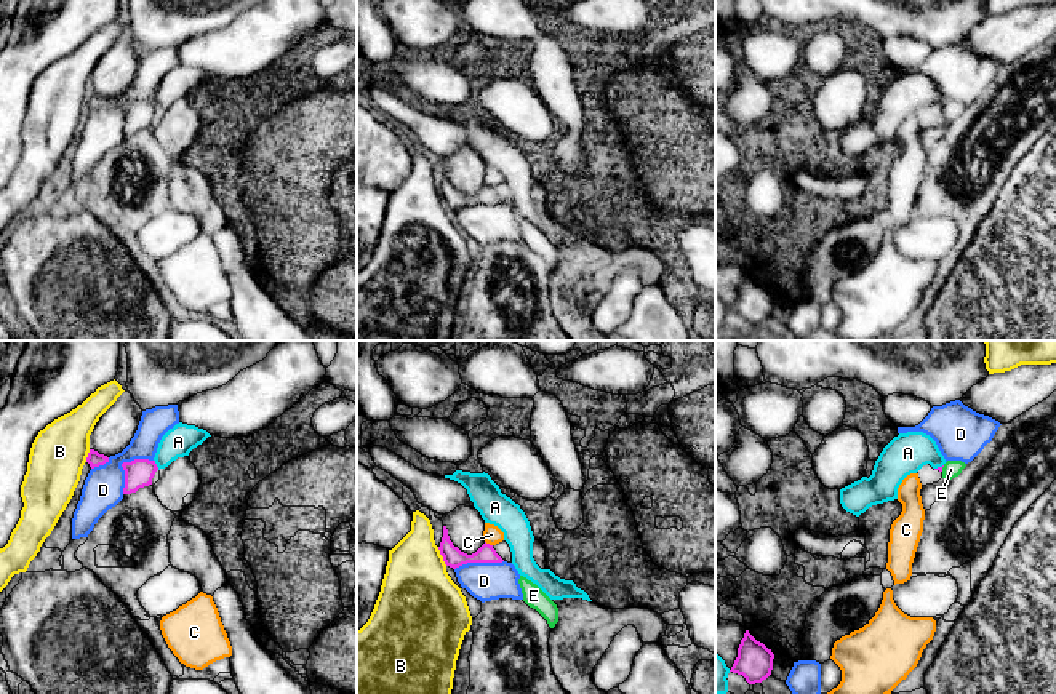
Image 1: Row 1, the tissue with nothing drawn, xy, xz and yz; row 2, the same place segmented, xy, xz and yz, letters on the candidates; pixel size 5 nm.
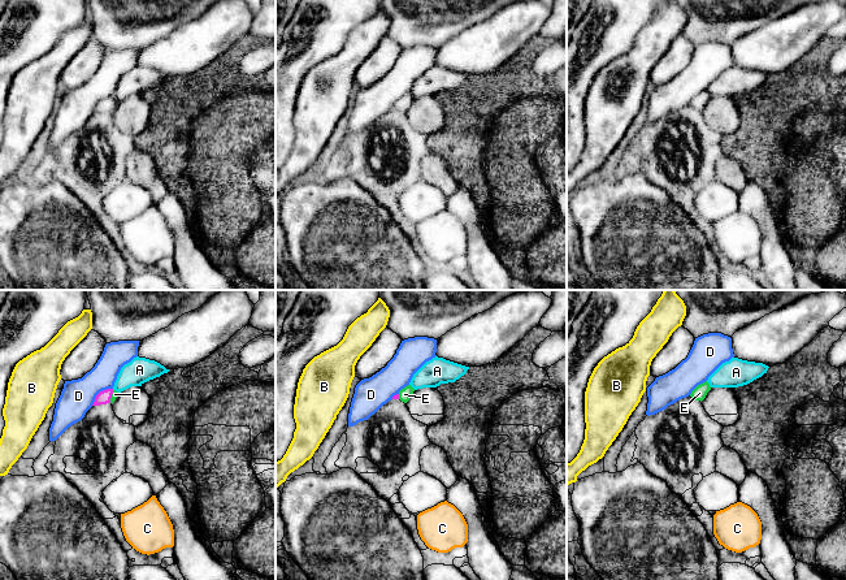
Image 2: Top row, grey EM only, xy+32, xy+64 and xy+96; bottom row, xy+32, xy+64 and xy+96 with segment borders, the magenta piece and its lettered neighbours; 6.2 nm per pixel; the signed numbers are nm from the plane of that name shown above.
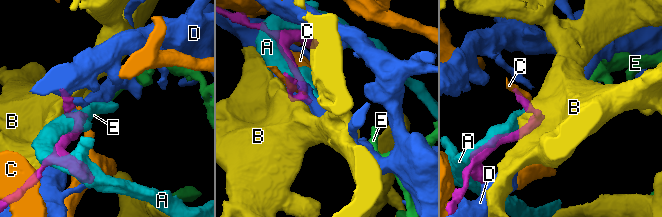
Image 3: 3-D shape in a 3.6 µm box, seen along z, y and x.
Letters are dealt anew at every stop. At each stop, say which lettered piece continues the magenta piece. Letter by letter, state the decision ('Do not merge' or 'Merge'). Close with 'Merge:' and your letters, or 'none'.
A: Do not merge
B: Do not merge
C: Do not merge
D: Do not merge
E: Merge
Merge: E

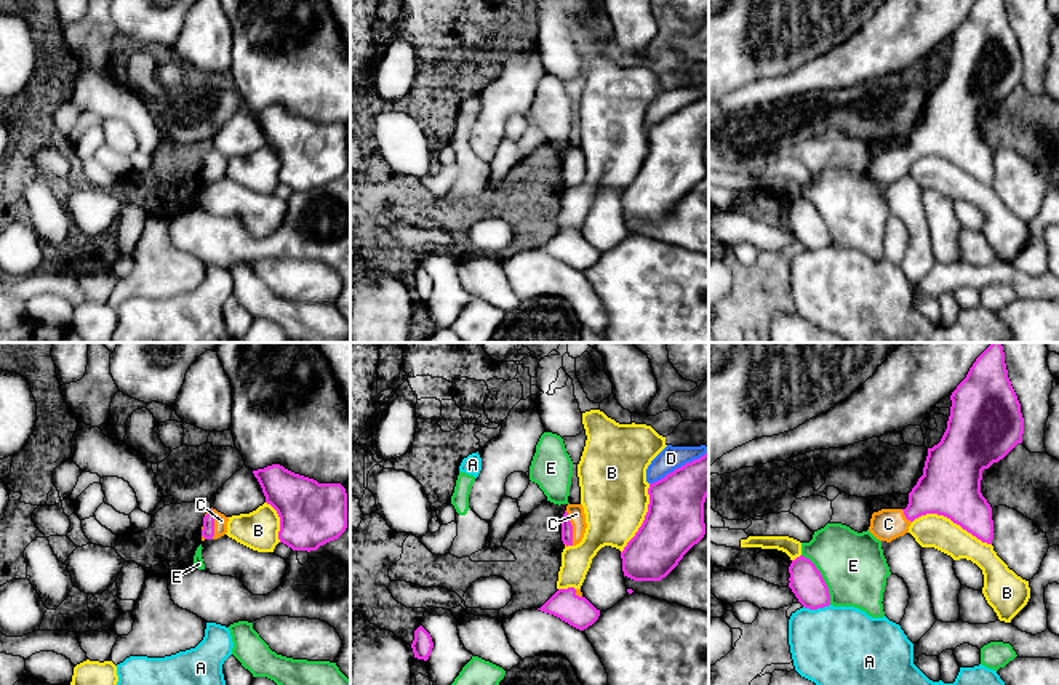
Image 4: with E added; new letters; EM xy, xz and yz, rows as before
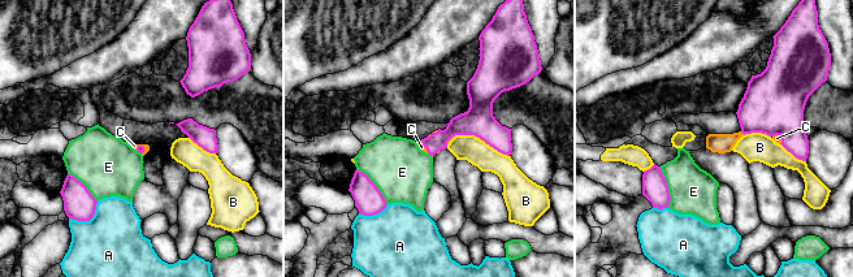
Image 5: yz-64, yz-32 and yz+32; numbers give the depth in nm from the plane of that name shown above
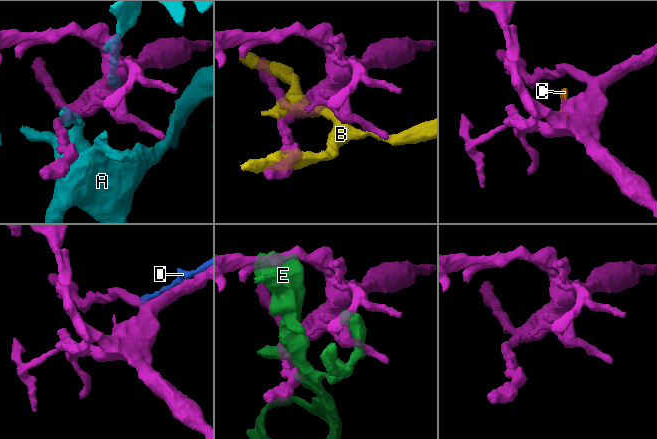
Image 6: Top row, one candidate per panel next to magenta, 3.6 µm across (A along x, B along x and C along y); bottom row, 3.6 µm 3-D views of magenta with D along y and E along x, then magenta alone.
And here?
A: Do not merge
B: Do not merge
C: Merge
D: Do not merge
E: Do not merge
Merge: C

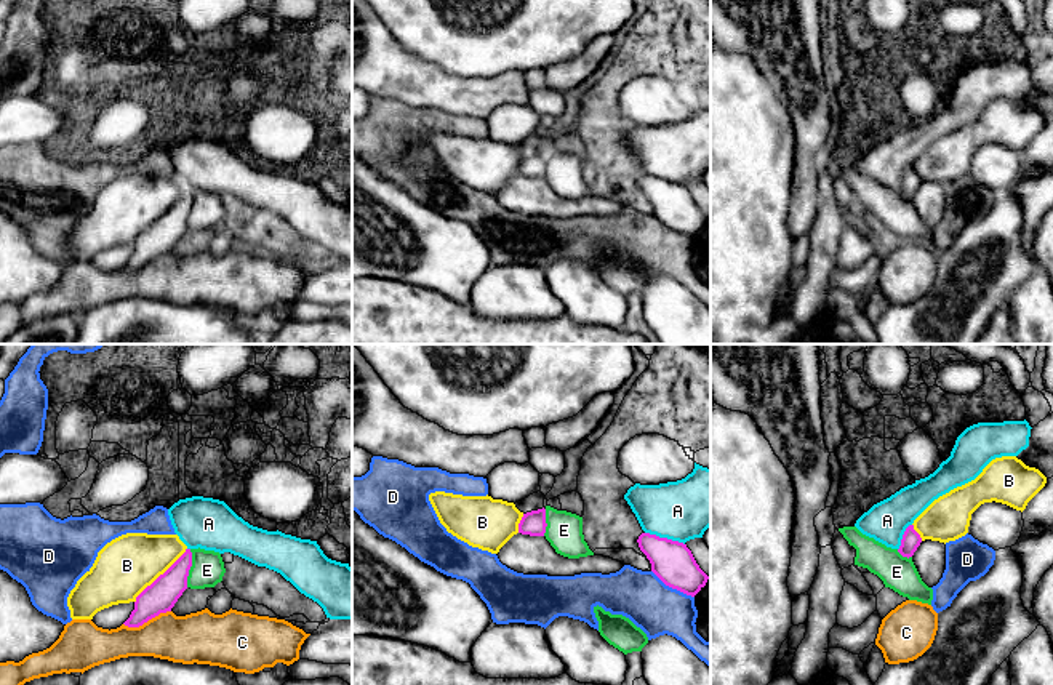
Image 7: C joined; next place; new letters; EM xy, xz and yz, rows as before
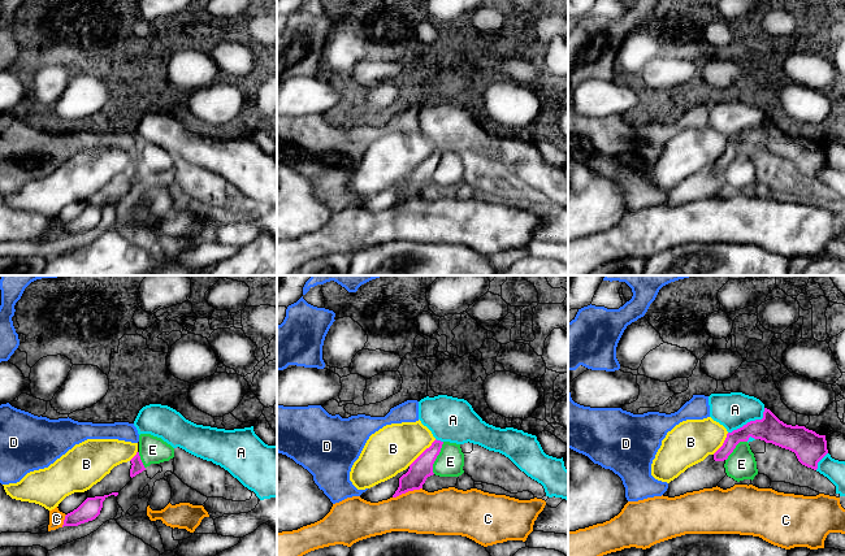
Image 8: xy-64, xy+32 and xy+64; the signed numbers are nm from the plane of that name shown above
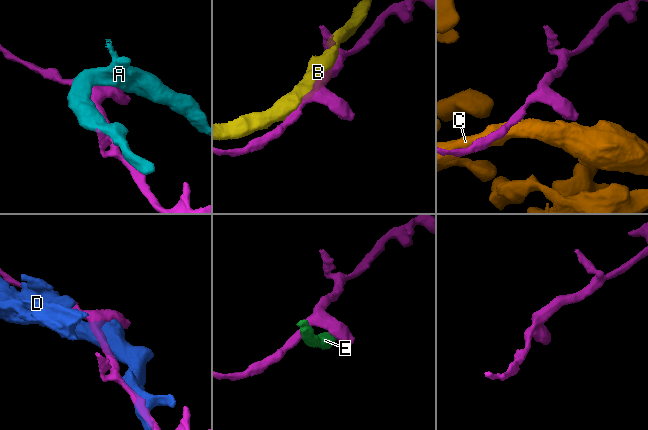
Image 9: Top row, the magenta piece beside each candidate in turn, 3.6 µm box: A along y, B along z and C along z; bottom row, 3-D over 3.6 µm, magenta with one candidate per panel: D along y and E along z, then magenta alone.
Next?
A: Do not merge
B: Do not merge
C: Do not merge
D: Do not merge
E: Do not merge
Merge: none

